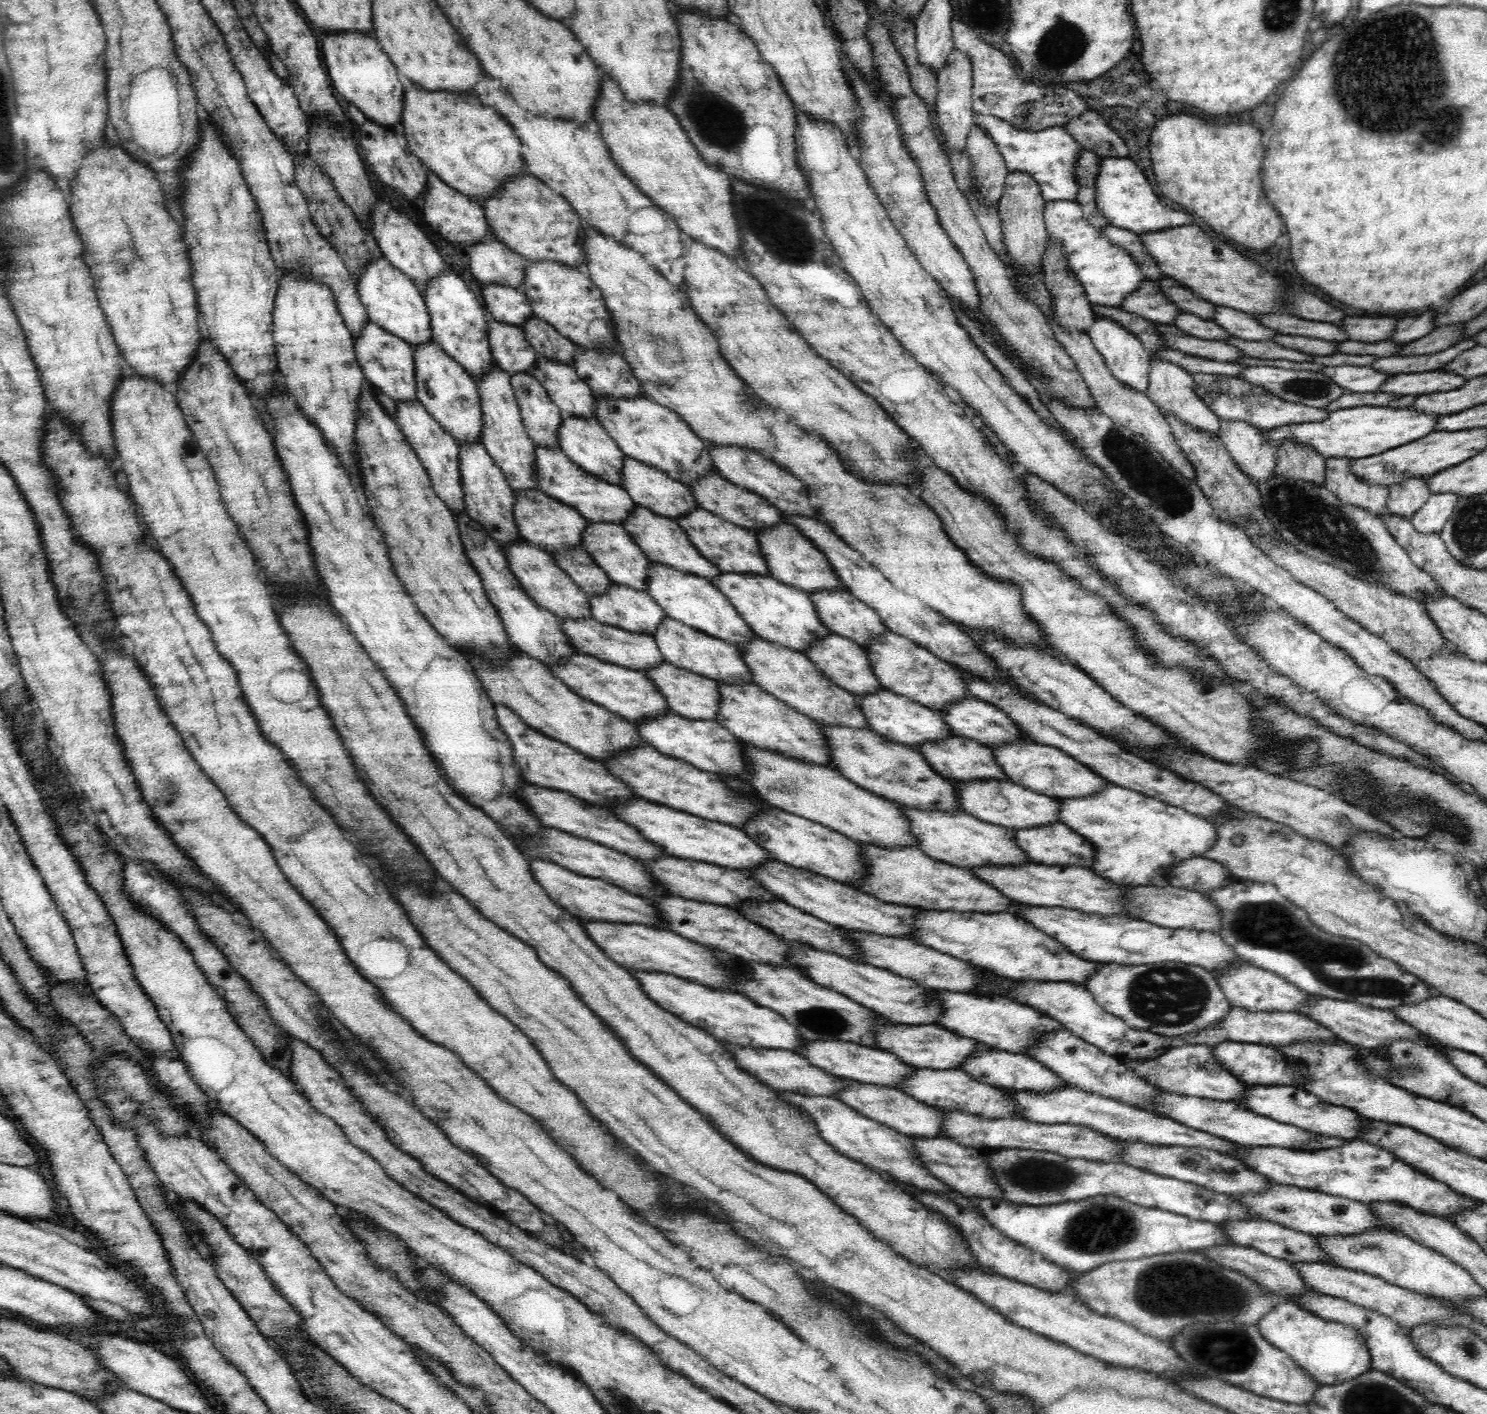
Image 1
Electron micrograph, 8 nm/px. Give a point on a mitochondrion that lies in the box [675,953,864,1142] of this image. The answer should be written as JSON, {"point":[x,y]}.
{"point":[827,1020]}

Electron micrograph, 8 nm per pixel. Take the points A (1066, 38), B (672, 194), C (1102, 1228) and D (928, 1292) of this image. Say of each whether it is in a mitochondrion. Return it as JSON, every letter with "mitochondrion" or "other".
{"A":"mitochondrion","B":"other","C":"mitochondrion","D":"other"}

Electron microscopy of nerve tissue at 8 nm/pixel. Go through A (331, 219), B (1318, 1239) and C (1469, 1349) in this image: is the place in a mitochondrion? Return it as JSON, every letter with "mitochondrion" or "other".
{"A":"mitochondrion","B":"other","C":"mitochondrion"}

